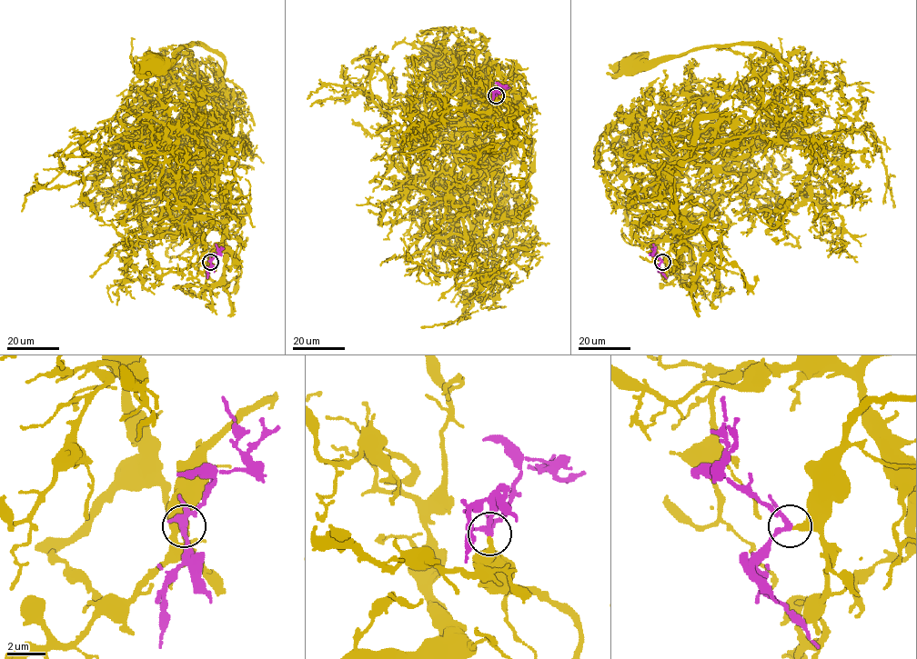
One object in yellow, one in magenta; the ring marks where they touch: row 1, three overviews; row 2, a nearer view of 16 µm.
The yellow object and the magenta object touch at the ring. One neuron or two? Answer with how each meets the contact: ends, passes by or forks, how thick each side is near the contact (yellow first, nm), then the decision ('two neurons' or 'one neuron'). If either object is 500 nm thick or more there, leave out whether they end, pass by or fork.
yellow ends | magenta forks | 320/240 nm | one neuron

